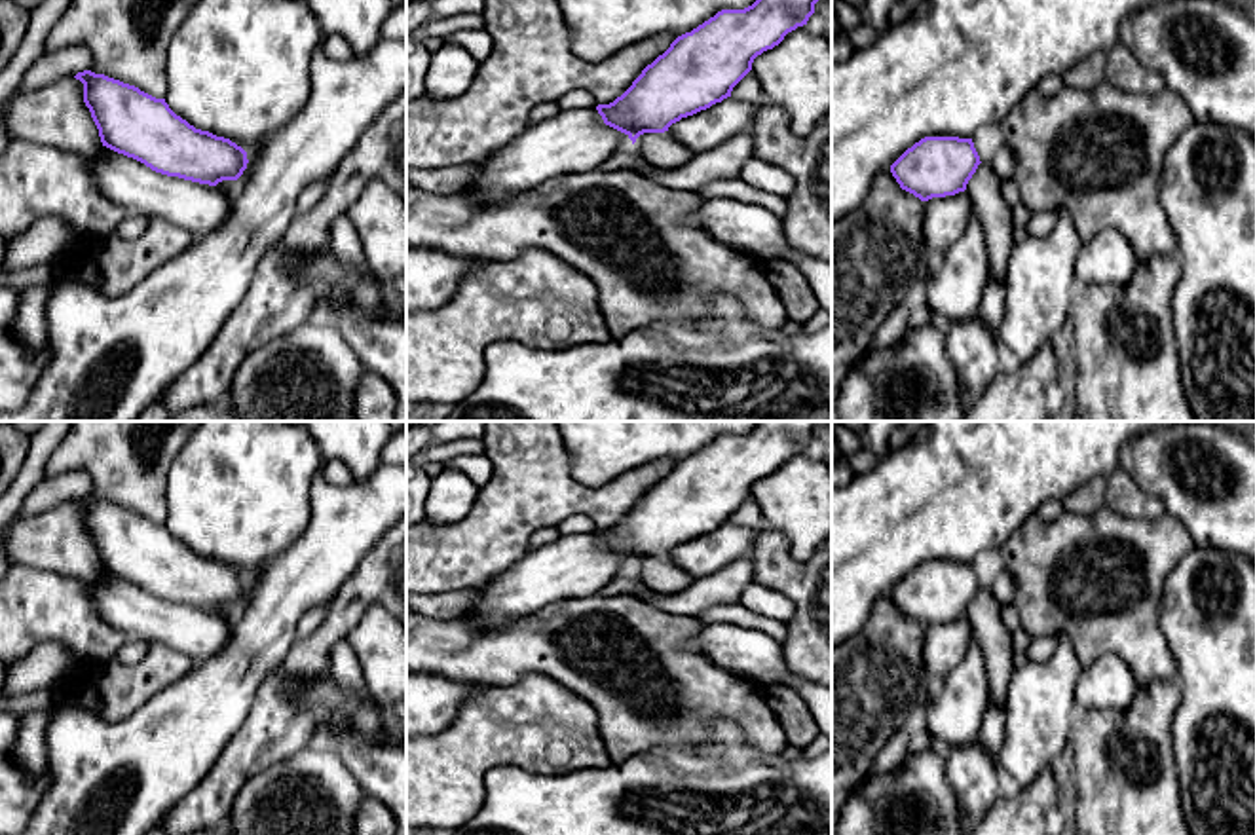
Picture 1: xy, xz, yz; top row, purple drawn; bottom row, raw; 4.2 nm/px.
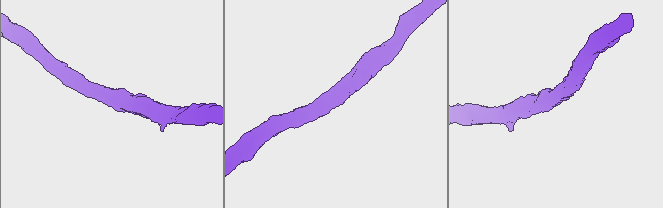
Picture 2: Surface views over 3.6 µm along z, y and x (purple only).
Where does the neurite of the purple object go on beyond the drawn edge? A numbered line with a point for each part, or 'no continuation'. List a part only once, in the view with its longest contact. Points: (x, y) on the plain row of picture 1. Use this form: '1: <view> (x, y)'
no continuation

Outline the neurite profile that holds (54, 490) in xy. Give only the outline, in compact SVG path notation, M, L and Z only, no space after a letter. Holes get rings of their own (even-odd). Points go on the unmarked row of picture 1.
M80 469L47 474L25 497L15 518L28 518L68 501L76 501L78 497L87 495L91 486L91 476Z

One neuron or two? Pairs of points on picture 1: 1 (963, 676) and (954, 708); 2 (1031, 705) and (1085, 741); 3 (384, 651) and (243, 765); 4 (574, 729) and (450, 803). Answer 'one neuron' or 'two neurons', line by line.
1: one neuron
2: two neurons
3: two neurons
4: one neuron

